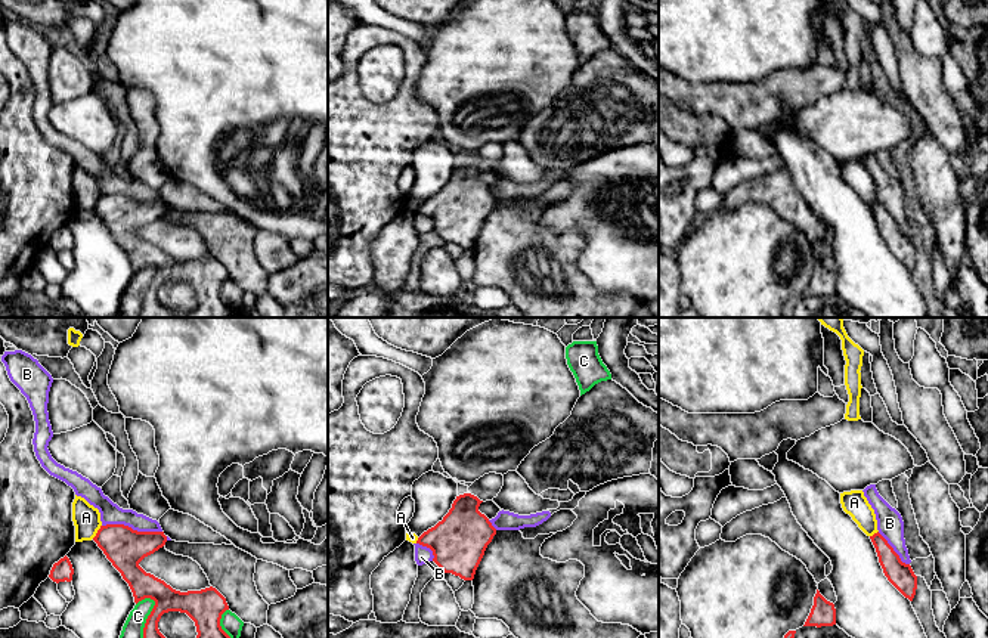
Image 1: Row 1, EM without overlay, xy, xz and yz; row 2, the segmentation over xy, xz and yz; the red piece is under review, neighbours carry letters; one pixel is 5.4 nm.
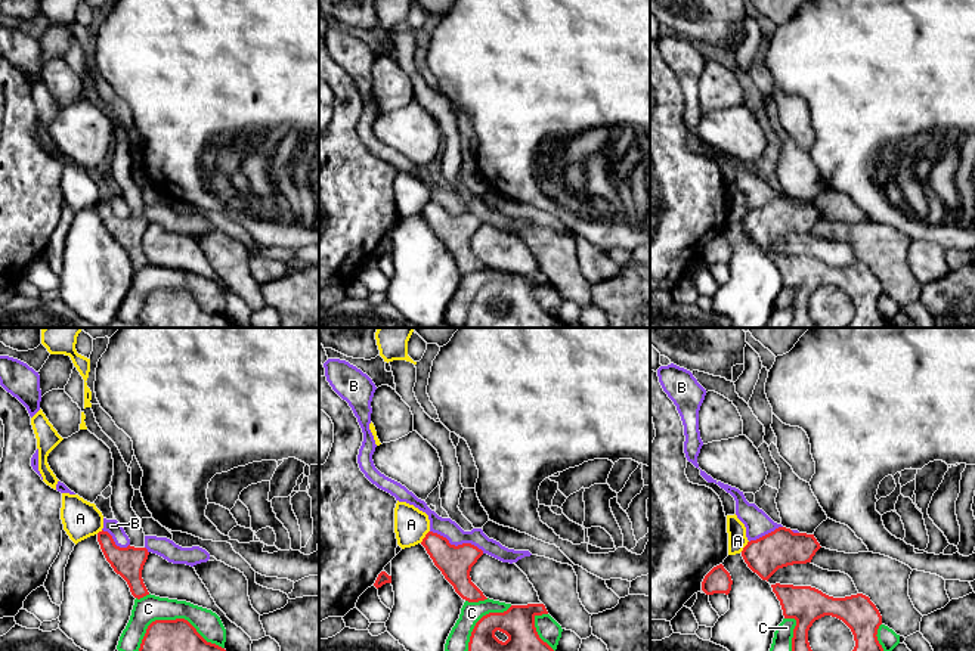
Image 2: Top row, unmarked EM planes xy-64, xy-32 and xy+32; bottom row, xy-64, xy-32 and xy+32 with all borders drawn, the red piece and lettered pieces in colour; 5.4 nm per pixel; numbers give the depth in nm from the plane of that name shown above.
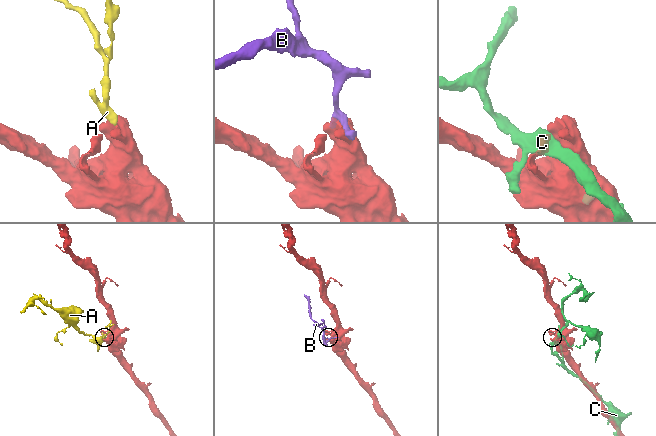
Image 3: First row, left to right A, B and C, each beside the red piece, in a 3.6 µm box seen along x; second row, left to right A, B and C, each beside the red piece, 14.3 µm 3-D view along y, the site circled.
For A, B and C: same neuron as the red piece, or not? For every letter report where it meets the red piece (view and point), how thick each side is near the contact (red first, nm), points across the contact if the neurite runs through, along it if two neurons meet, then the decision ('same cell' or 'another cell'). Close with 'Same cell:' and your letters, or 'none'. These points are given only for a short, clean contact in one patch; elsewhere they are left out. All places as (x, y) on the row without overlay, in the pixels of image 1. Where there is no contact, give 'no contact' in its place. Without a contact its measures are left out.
A: contact xy (98, 201); calibres 220 and 150 nm; border xy (101, 194), (92, 207); another cell
B: contact xy (130, 197); calibres 220 and 110 nm; another cell
C: contact xy (146, 291); calibres 160 and 130 nm; another cell
Same cell: none

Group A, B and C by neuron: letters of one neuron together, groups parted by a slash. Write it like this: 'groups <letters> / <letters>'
groups A / B / C

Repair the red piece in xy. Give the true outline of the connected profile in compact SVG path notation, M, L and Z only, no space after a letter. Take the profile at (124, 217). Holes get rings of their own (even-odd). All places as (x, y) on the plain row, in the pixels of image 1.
M106 193L100 195L93 210L128 253L136 273L145 267L155 270L139 318L232 316L233 310L220 295L229 275L216 257L180 261L139 235L145 226L165 214L164 201L137 201L124 193ZM168 281L186 282L195 291L198 304L193 310L177 315L159 301L158 291Z

